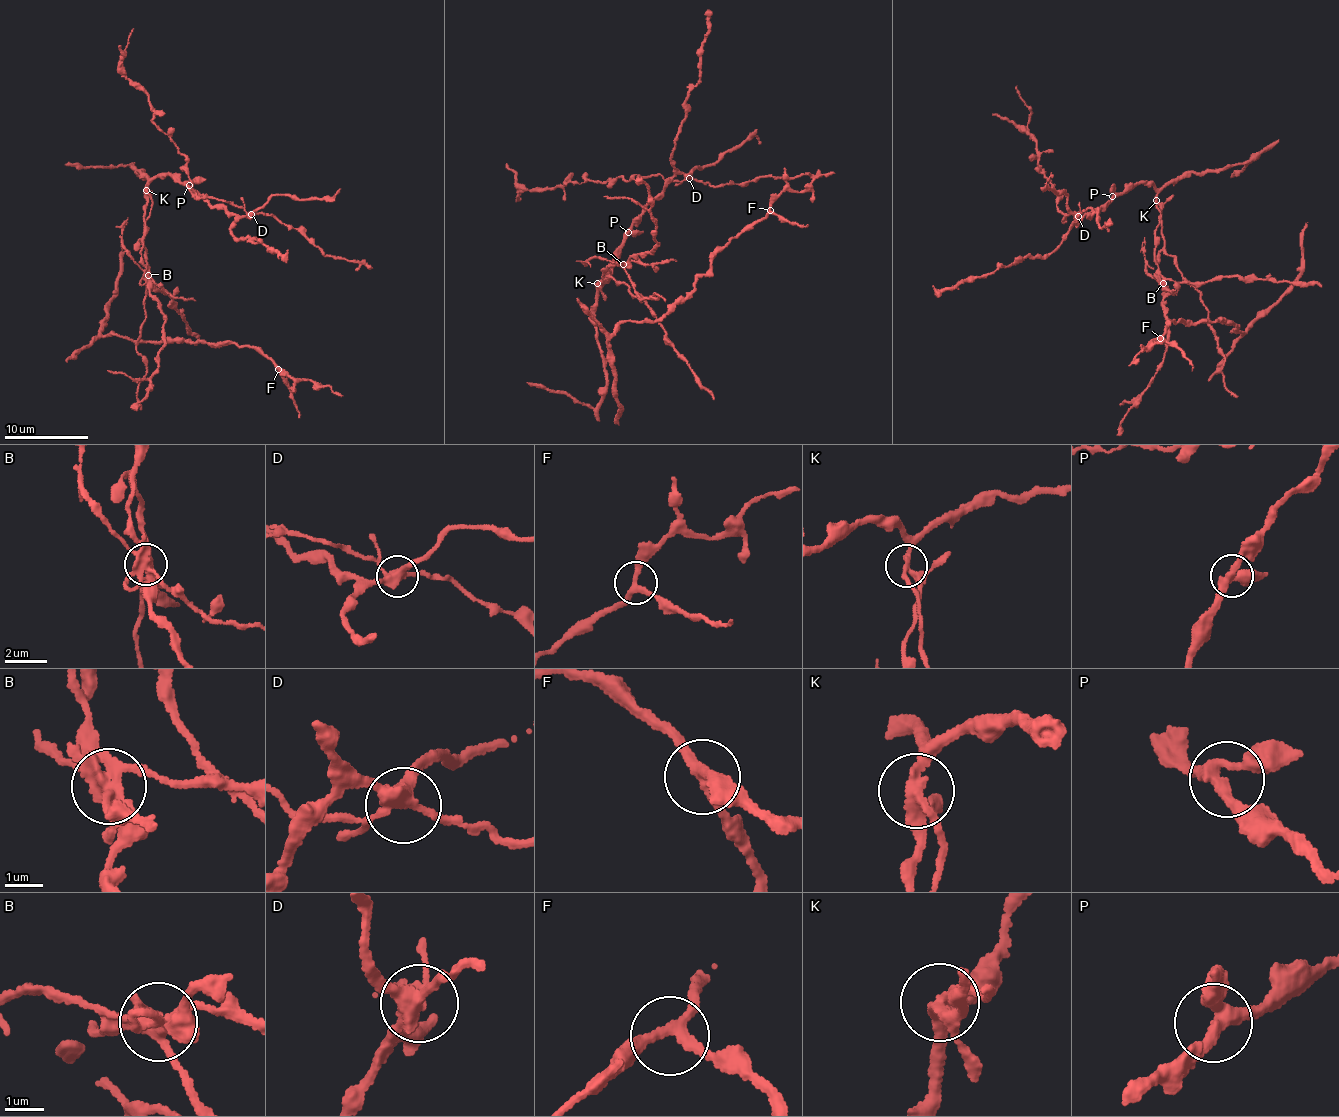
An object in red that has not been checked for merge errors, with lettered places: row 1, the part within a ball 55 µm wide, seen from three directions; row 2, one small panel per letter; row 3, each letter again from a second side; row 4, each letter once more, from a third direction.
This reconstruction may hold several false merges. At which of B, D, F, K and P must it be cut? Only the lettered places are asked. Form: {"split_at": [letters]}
{"split_at": ["B", "D", "K"]}

